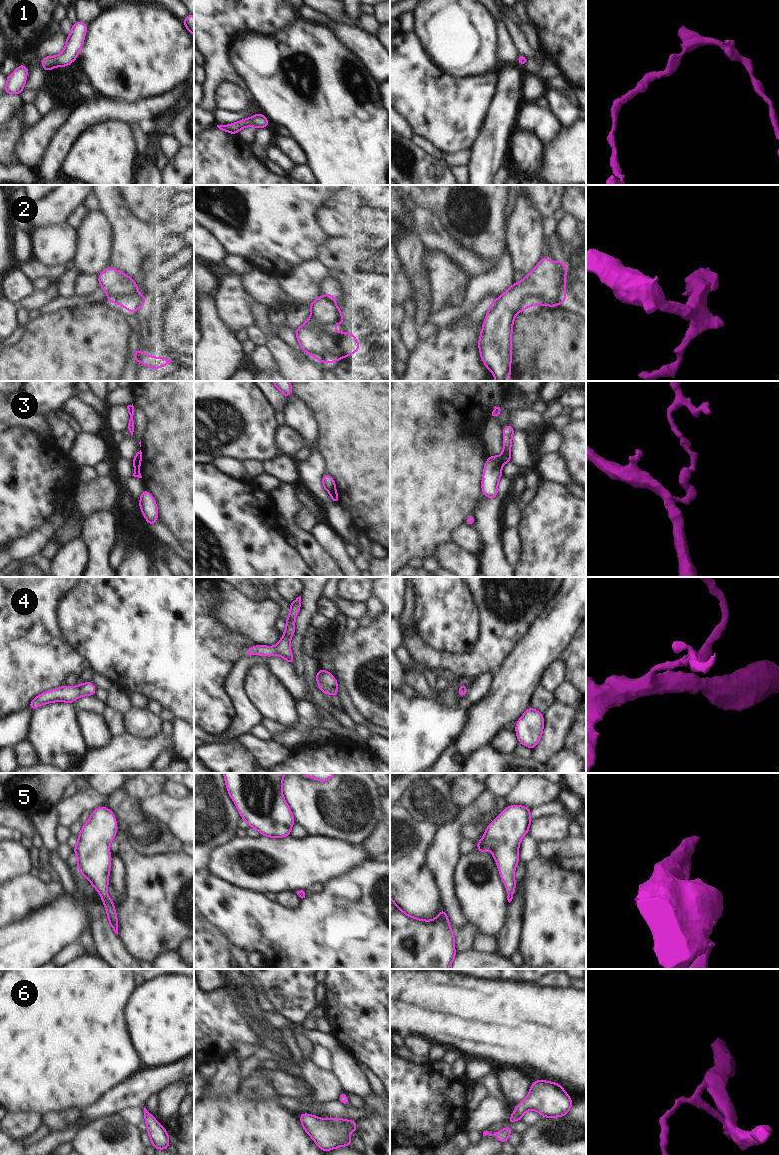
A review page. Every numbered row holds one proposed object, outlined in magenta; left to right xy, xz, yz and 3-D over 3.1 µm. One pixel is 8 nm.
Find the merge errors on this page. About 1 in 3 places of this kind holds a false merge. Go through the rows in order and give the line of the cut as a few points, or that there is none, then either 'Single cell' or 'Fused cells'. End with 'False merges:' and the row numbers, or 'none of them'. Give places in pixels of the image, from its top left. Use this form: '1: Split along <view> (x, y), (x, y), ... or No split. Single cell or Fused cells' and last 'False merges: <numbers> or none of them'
1: No split. Single cell
2: No split. Single cell
3: Split along xy (132, 460), (139, 465). Fused cells
4: No split. Single cell
5: No split. Single cell
6: No split. Single cell
False merges: 3.

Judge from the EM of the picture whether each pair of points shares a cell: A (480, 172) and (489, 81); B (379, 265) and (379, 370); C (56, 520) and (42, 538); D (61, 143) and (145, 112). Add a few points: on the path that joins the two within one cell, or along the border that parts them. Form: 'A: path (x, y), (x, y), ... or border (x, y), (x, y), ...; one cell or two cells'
A: border (493, 97), (482, 129), (474, 140); two cells
B: border (367, 262), (379, 273); two cells
C: path (52, 524), (43, 534); one cell
D: path (80, 122), (90, 112), (124, 112); one cell

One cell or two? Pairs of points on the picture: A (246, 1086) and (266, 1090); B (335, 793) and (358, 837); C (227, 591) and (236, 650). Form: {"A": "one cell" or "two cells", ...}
{"A": "one cell", "B": "one cell", "C": "two cells"}

